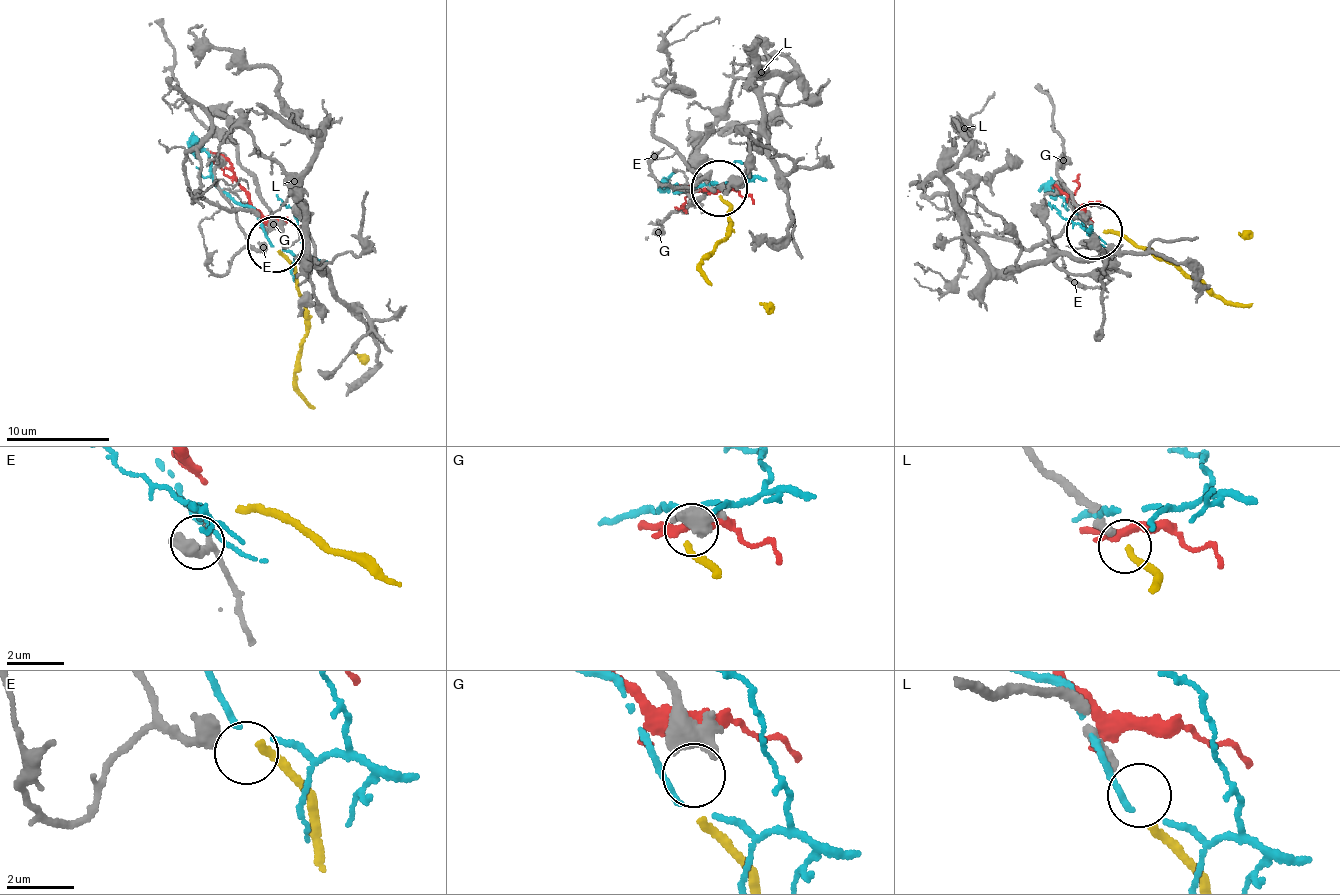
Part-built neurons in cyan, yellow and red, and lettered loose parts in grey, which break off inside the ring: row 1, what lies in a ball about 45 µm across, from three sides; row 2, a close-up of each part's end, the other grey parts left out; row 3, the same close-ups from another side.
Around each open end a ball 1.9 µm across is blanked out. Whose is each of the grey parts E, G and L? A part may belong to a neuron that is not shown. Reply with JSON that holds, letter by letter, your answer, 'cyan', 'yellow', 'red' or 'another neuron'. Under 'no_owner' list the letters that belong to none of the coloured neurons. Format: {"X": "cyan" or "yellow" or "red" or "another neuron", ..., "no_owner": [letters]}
{"E": "another neuron", "G": "another neuron", "L": "yellow", "no_owner": ["E", "G"]}

